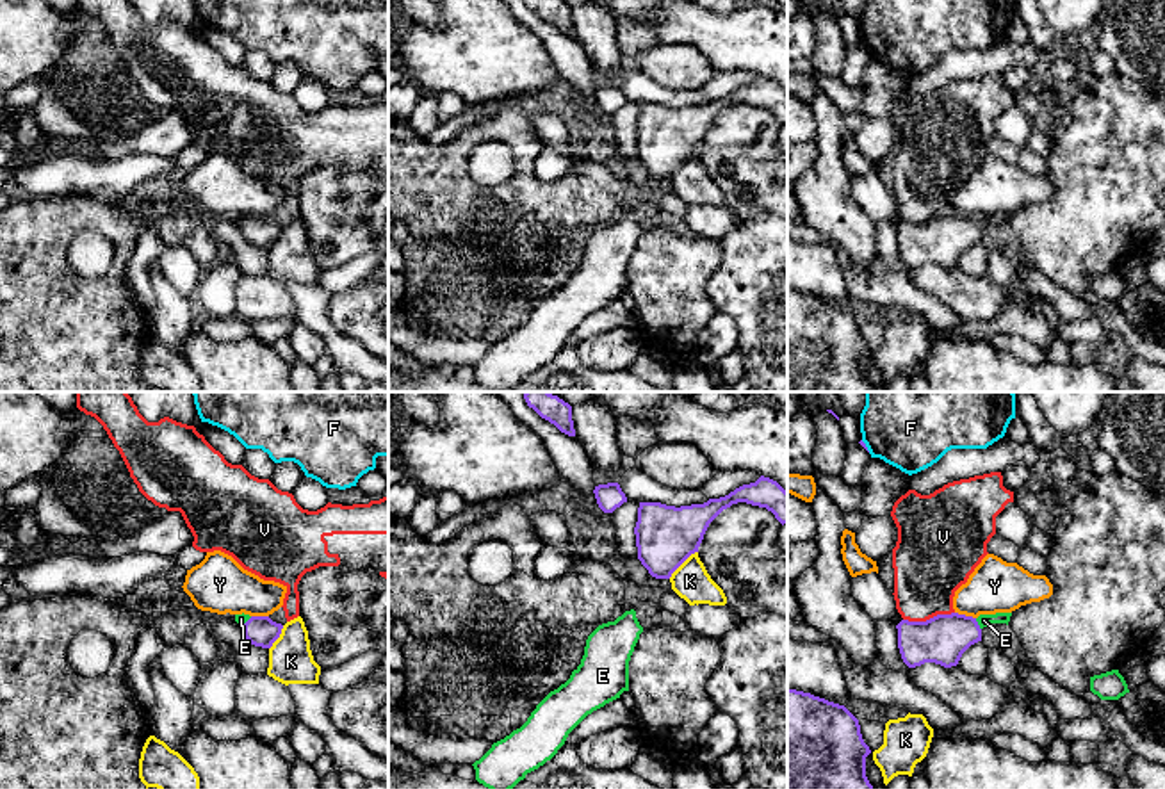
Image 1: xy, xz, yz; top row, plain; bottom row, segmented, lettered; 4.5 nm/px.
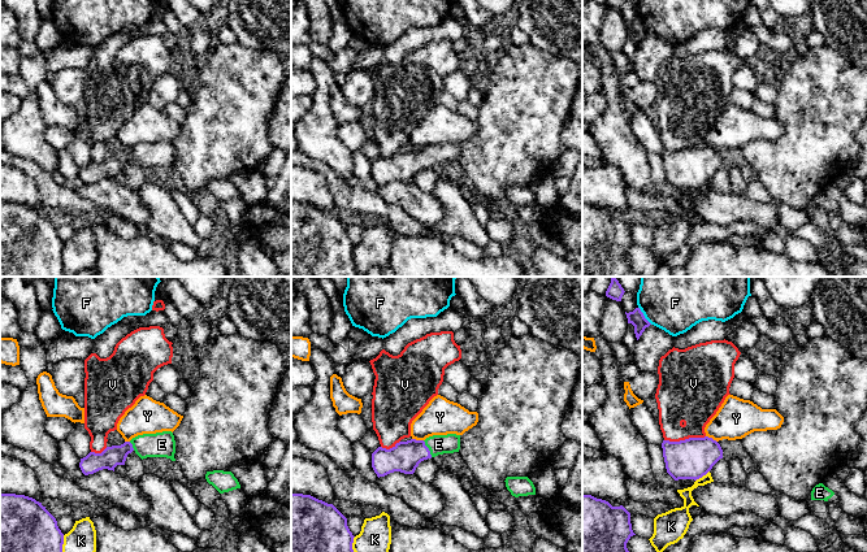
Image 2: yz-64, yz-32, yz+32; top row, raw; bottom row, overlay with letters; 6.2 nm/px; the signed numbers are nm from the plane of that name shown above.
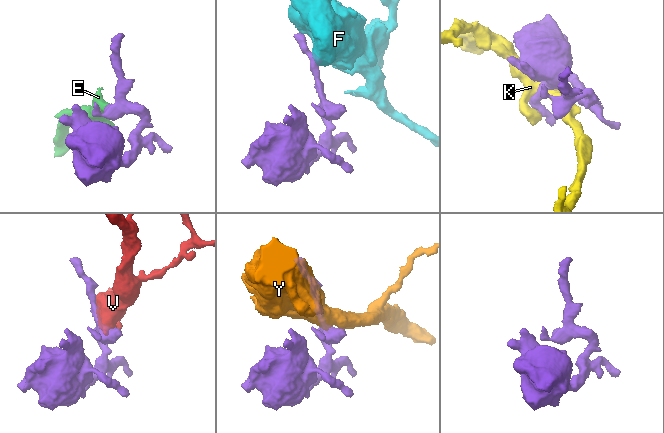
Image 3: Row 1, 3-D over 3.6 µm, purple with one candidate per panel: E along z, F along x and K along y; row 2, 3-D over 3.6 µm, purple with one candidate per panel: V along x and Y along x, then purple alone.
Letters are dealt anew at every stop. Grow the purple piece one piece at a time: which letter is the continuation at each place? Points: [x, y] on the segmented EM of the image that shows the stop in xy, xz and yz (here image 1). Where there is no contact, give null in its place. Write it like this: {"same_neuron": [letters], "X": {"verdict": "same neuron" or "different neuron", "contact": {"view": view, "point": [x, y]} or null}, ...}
{"same_neuron": ["E"], "E": {"verdict": "same neuron", "contact": {"view": "yz", "point": [977, 624]}}, "F": {"verdict": "different neuron", "contact": {"view": "yz", "point": [864, 446]}}, "K": {"verdict": "different neuron", "contact": {"view": "xz", "point": [683, 561]}}, "V": {"verdict": "different neuron", "contact": {"view": "yz", "point": [930, 618]}}, "Y": {"verdict": "different neuron", "contact": {"view": "yz", "point": [966, 617]}}}

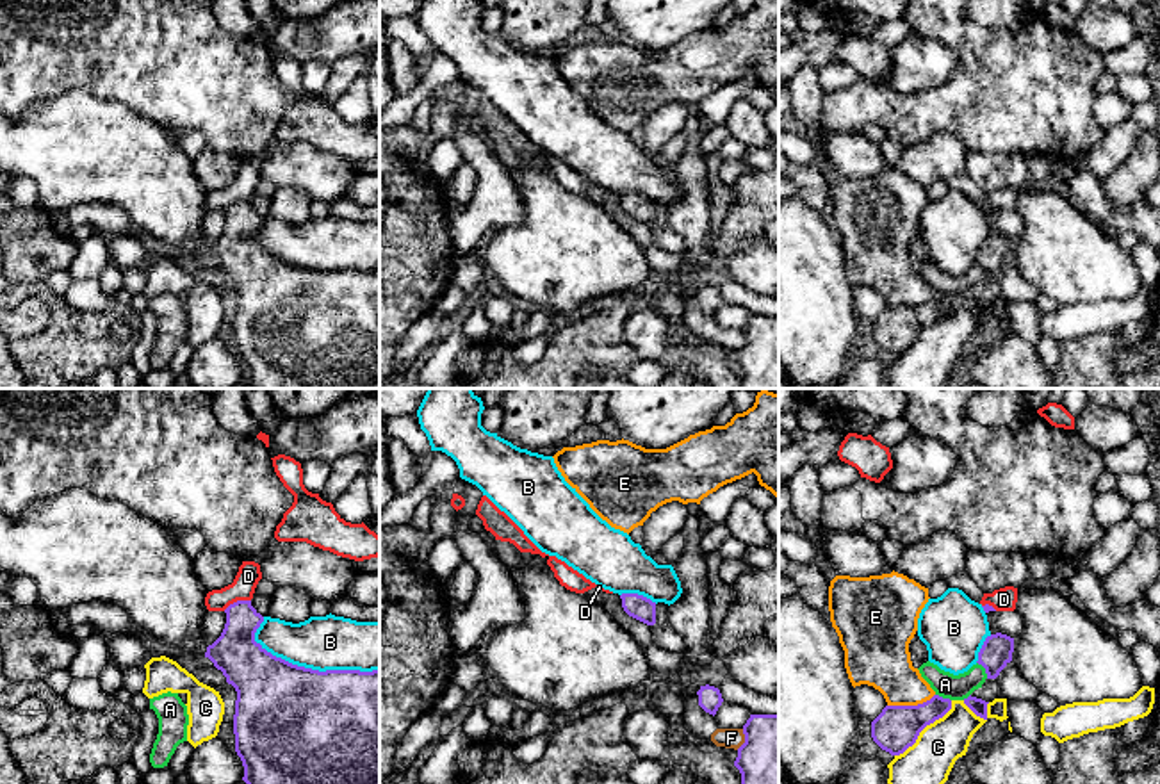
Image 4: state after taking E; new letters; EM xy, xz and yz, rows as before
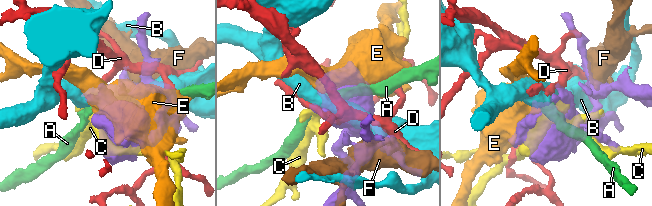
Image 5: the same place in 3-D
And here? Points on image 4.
{"same_neuron": [], "A": {"verdict": "different neuron", "contact": {"view": "yz", "point": [986, 670]}}, "B": {"verdict": "different neuron", "contact": {"view": "xy", "point": [314, 670]}}, "C": {"verdict": "different neuron", "contact": {"view": "yz", "point": [923, 727]}}, "D": {"verdict": "different neuron", "contact": {"view": "xy", "point": [236, 603]}}, "E": {"verdict": "different neuron", "contact": {"view": "yz", "point": [911, 706]}}, "F": {"verdict": "different neuron", "contact": {"view": "xz", "point": [745, 740]}}}

